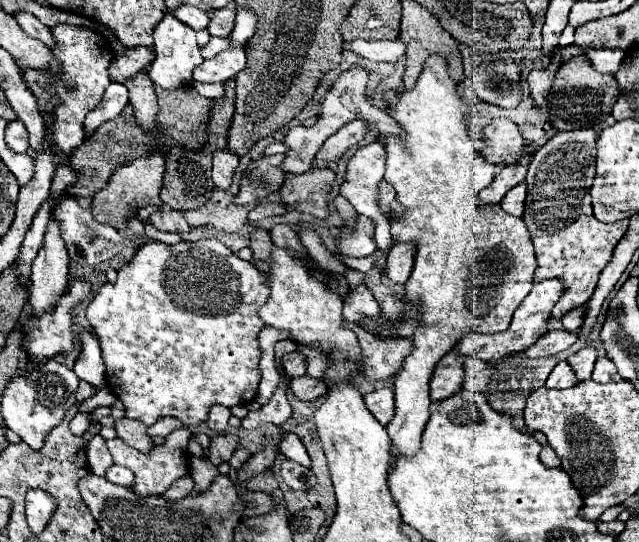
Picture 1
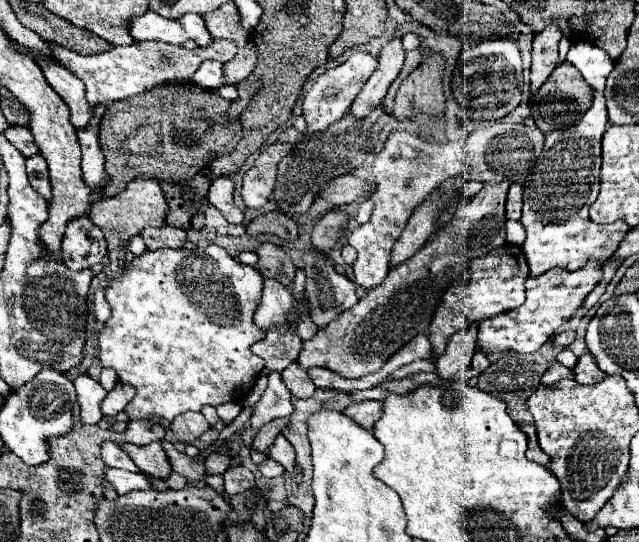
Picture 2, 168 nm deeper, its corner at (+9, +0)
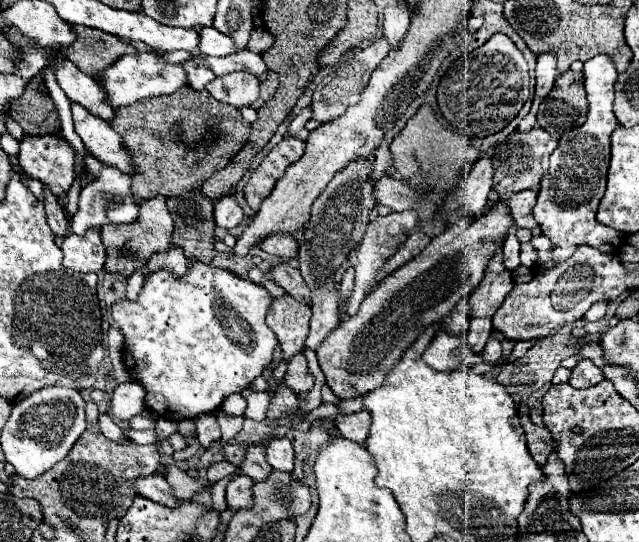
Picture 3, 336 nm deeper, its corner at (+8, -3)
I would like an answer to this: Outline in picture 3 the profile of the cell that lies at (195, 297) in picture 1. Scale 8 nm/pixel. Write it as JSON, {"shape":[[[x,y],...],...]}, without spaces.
{"shape":[[[192,264],[186,272],[186,276],[182,280],[176,280],[172,276],[172,272],[166,272],[166,270],[158,270],[154,274],[148,274],[146,276],[146,282],[142,286],[142,292],[138,296],[136,302],[130,302],[130,300],[120,300],[118,304],[112,306],[112,318],[114,322],[122,328],[124,332],[124,366],[126,370],[132,374],[132,380],[136,380],[138,384],[142,384],[146,388],[146,406],[156,414],[156,416],[162,416],[162,418],[168,418],[168,420],[184,420],[184,418],[196,418],[198,414],[210,414],[210,412],[216,412],[218,406],[224,402],[224,398],[232,392],[242,392],[256,376],[262,374],[264,366],[268,366],[272,362],[272,352],[278,344],[274,332],[268,328],[266,324],[266,312],[268,312],[268,306],[272,302],[272,296],[258,284],[250,282],[250,280],[244,280],[228,270],[222,270],[222,268],[216,268],[216,266],[206,266],[206,264]]]}

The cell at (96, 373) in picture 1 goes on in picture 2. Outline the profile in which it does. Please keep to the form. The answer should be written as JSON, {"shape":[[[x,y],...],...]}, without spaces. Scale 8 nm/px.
{"shape":[[[79,373],[73,379],[73,385],[77,389],[77,401],[79,401],[79,407],[81,407],[81,413],[79,413],[81,423],[97,425],[99,419],[103,417],[99,405],[103,401],[103,397],[107,395],[107,391],[89,373]]]}

